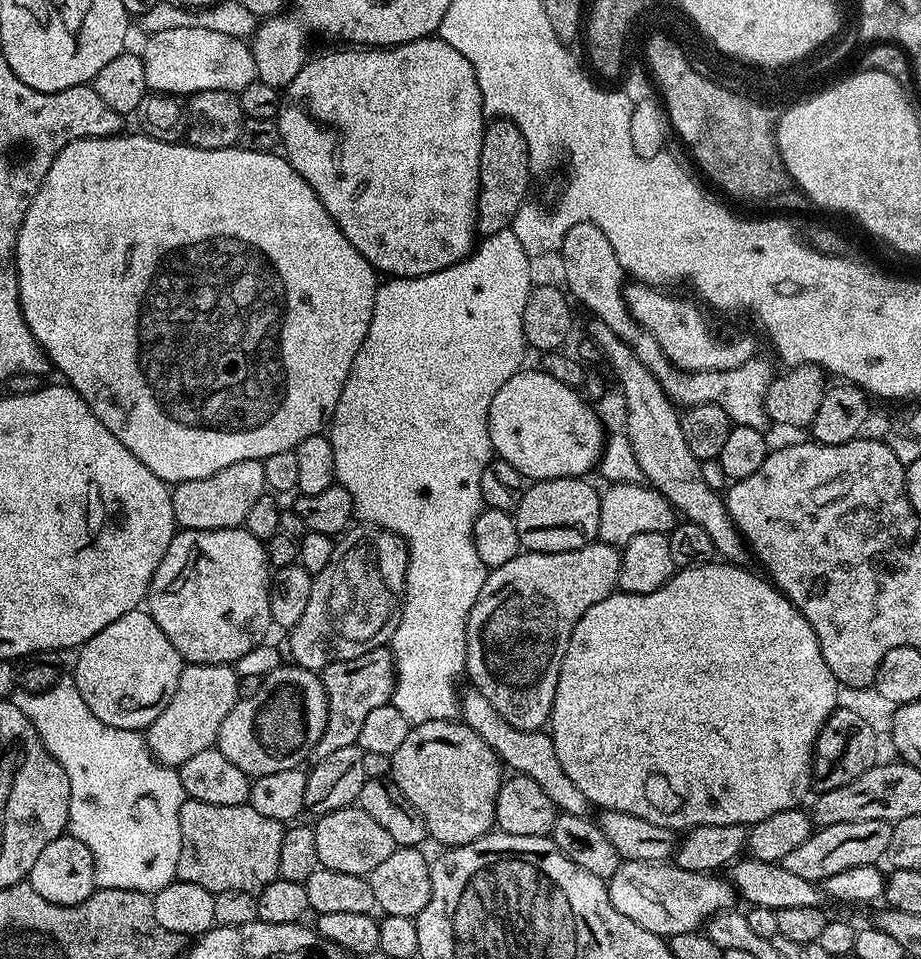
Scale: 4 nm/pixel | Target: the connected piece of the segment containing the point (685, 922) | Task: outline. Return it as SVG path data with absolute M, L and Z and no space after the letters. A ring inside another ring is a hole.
M621 861L618 870L607 881L614 908L638 926L665 938L697 931L718 911L731 909L736 902L735 888L715 873L682 870L673 863Z

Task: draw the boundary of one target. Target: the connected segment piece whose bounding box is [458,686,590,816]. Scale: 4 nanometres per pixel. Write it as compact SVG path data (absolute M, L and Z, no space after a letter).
M471 686L464 687L458 692L459 719L466 726L470 726L470 730L474 730L474 734L478 734L478 738L482 738L482 742L486 742L486 746L494 750L494 754L498 754L501 765L508 767L509 764L513 773L534 778L534 782L538 782L538 786L546 790L546 798L550 798L550 802L554 802L560 812L589 815L590 805L586 794L582 794L582 790L578 790L578 786L570 782L566 770L562 770L562 762L558 762L558 754L554 754L551 735L544 730L527 732L510 726L510 722L506 722L506 718L502 718L502 714L498 714L498 710L490 706L490 702L486 702L486 694L482 694L482 690Z

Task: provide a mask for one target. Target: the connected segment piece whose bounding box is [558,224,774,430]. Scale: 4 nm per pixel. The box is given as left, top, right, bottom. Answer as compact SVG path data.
M593 224L574 226L566 234L558 256L559 259L564 259L565 282L563 281L563 283L574 300L574 295L576 295L575 303L577 305L579 305L578 303L585 304L592 311L591 315L595 319L606 322L606 326L610 326L610 330L614 330L614 334L618 334L618 338L622 338L622 342L626 342L632 347L634 354L642 362L642 366L646 366L646 370L650 370L650 374L654 374L654 378L658 378L658 382L673 402L680 406L694 404L722 406L722 410L726 410L733 425L741 424L761 430L769 427L766 394L774 379L770 361L753 358L734 370L683 372L682 369L676 368L668 361L662 346L629 314L624 301L626 287L624 267L618 262L618 254L614 254L614 246L610 246L606 234L602 234L602 230L598 230L598 226Z

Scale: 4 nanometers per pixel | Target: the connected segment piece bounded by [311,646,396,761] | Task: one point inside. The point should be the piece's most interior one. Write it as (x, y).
(354, 688)

